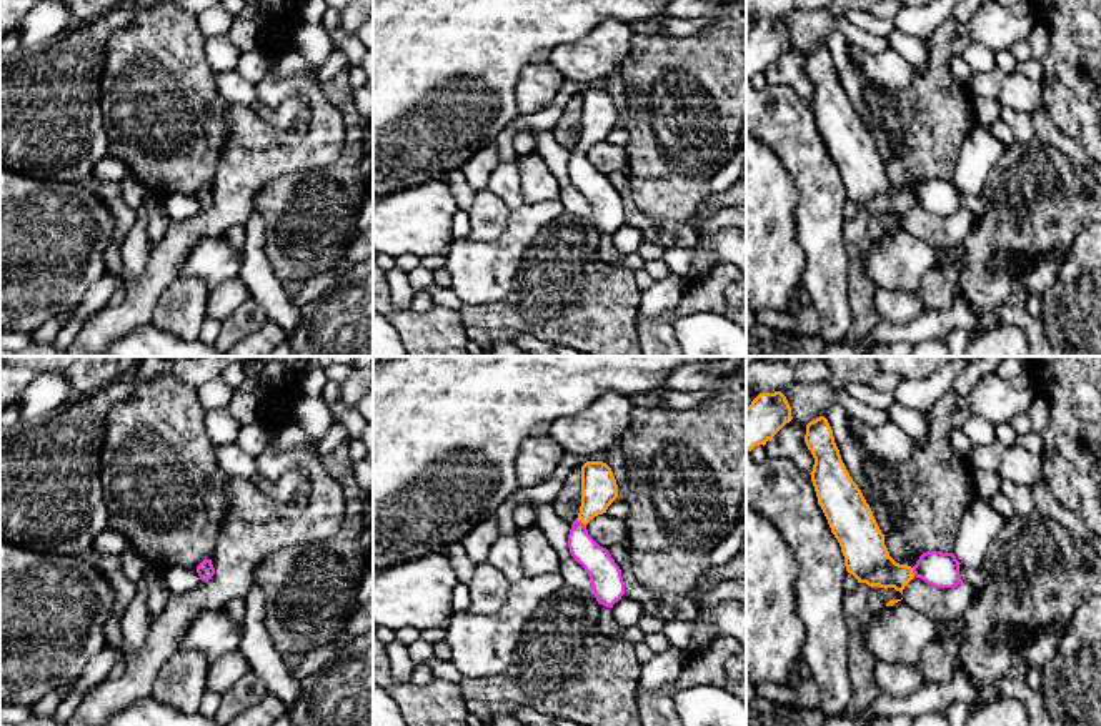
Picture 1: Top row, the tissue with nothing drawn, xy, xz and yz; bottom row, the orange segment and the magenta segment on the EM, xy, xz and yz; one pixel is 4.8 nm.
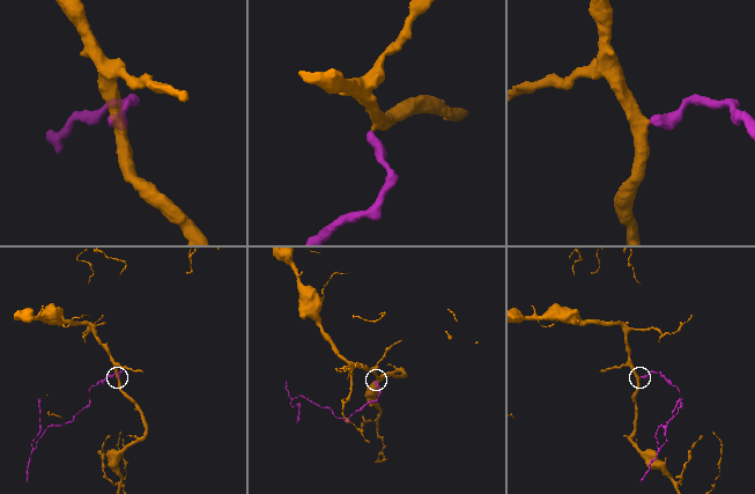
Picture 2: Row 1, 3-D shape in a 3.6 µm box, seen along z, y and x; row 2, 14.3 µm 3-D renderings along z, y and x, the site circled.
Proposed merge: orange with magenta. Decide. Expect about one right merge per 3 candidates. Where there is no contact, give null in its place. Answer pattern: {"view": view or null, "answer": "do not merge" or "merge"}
{"view": "xz", "answer": "merge"}

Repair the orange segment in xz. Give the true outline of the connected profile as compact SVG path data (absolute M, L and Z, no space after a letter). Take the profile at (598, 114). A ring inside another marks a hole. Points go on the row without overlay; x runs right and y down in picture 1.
M586 88L581 93L581 133L568 162L568 175L590 203L596 228L606 235L625 221L625 208L620 193L610 178L600 173L586 157L586 152L618 125L618 112L611 95L603 88Z

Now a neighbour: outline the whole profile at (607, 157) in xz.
M608 140L598 142L586 152L588 162L603 175L623 172L628 167L628 155L623 147Z

